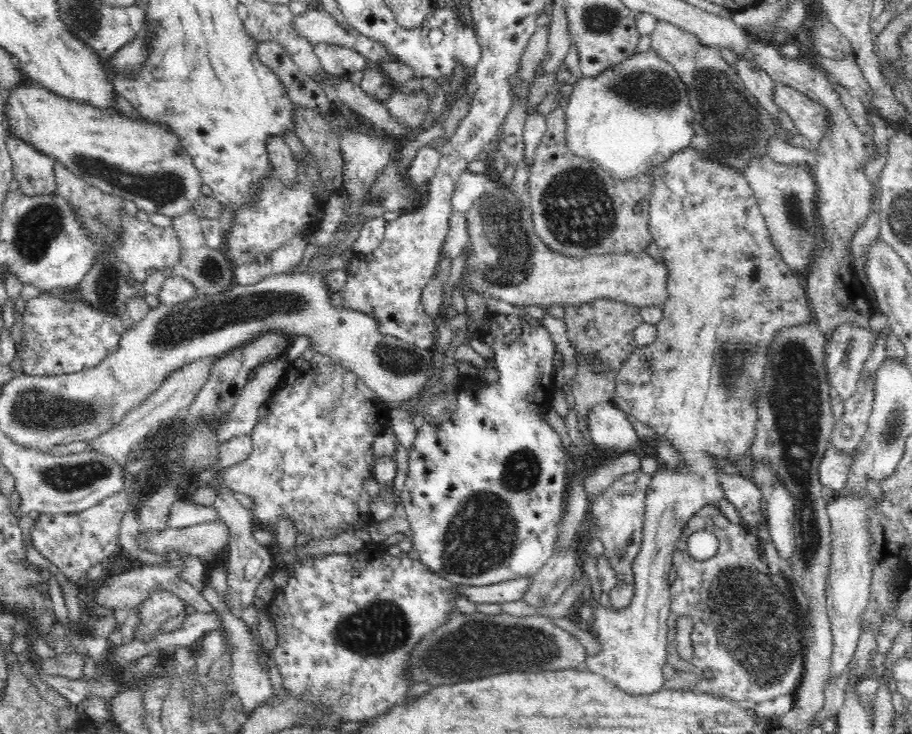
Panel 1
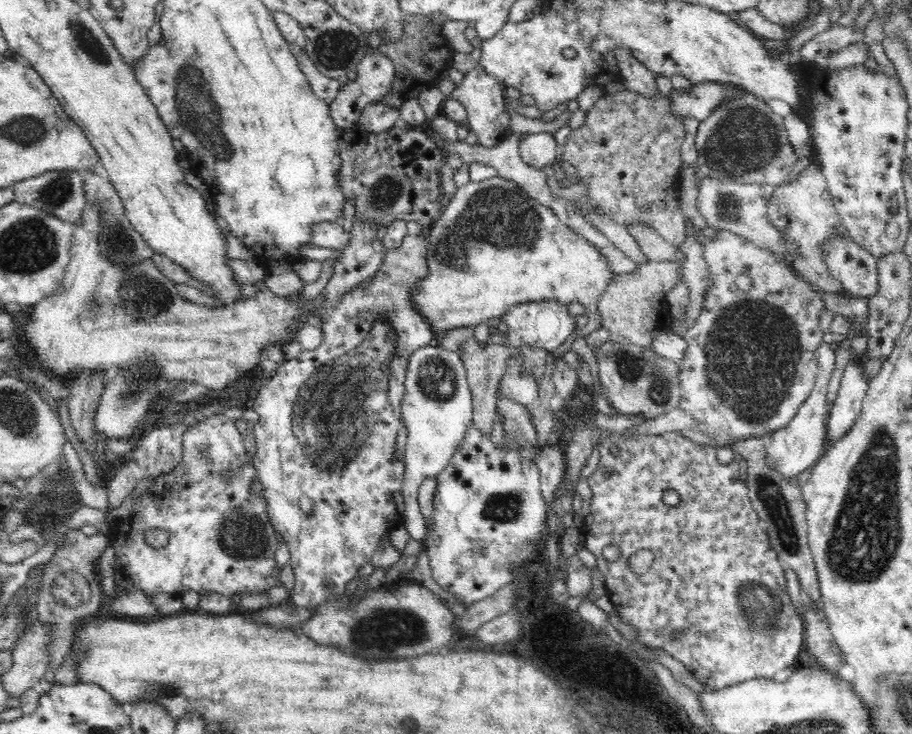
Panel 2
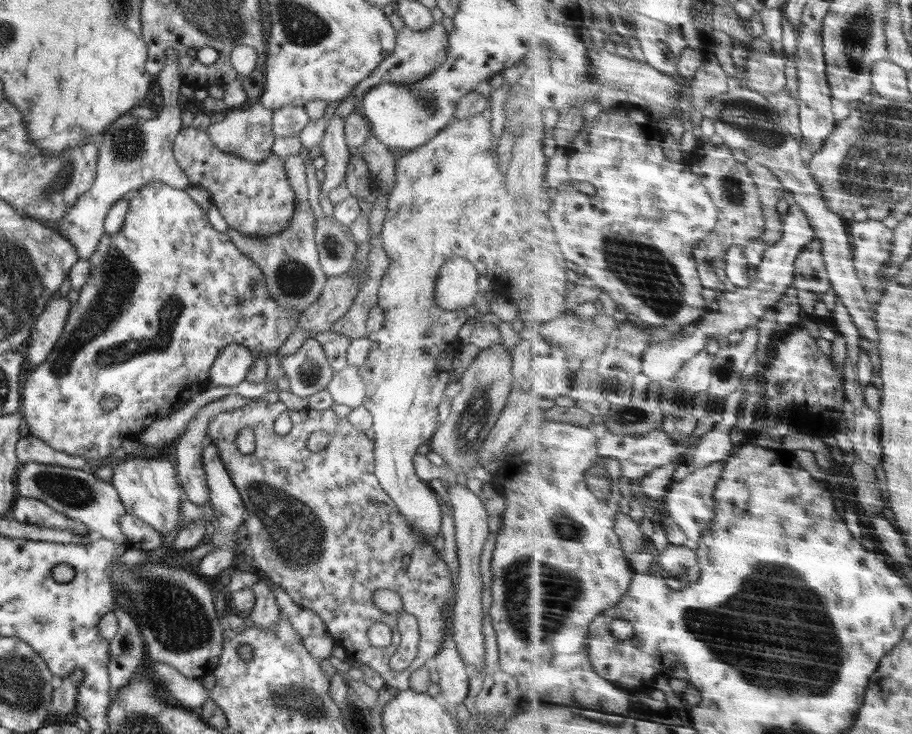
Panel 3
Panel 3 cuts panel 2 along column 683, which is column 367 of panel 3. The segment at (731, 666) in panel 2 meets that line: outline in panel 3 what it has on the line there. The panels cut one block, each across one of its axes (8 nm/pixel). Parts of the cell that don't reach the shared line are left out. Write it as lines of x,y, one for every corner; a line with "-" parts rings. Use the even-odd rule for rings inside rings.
264,397
251,398
250,401
248,401
248,403
246,403
244,406
229,411
220,411
218,414
214,415
214,419
208,423
208,436
210,436
212,439
211,442
214,444
214,446
218,448
220,458
228,471
228,474
230,475
232,482
234,483
234,486
236,486
236,490
238,490
242,498
242,502
244,502
244,506
246,507
248,518
246,518
244,522
246,525
245,537
250,540
248,552
251,553
252,562
254,562
258,572
270,580
270,583
278,584
290,596
290,598
292,598
292,601
297,606
300,606
300,608
304,610
312,610
313,612
316,612
316,614
318,614
320,619
324,622
330,637
337,643
337,645
344,649
346,655
351,658
352,661
360,661
368,664
372,669
374,669
376,674
384,678
386,685
394,686
400,691
408,689
409,678
412,674
412,671
418,670
418,668
424,665
430,665
429,660
438,653
438,650
441,650
441,642
447,638
445,636
446,622
443,618
443,606
447,606
447,604
451,602
449,601
451,596
451,572
444,560
438,556
438,550
436,550
433,540
430,540
430,543
427,544
424,541
424,538
422,538
418,532
414,532
414,528
412,528
412,526
406,522
406,518
400,514
400,510
396,508
396,504
394,504
390,496
388,496
388,494
382,490
379,480
375,475
375,458
373,455
374,441
368,438
364,431
356,429
356,427
354,427
354,425
352,425
352,423
346,417
338,417
333,409
314,410
310,409
310,407
305,407
301,410
289,411
282,401
277,401
273,404
270,404
270,402
266,402
-
282,412
289,412
292,422
292,428
287,435
277,435
274,431
274,422
276,422
276,418
278,418
-
243,427
250,427
254,430
255,451
252,452
252,454
242,454
238,450
238,447
236,447
236,436
-
320,430
322,430
322,432
326,432
326,434
330,434
330,441
328,441
328,445
326,445
324,449
320,450
320,452
308,450
308,447
306,447
306,440
310,438
310,434
314,434
314,432
318,432
-
382,589
396,592
401,598
401,611
416,617
416,620
418,621
420,634
418,655
416,658
414,658
407,669
403,671
394,671
388,665
388,661
397,652
397,648
399,648
401,643
401,634
398,633
397,630
398,615
383,614
372,601
372,594
376,590
-
375,622
385,623
392,628
392,644
390,644
390,646
387,648
376,648
376,646
372,646
372,644
369,642
369,638
367,636
368,629

